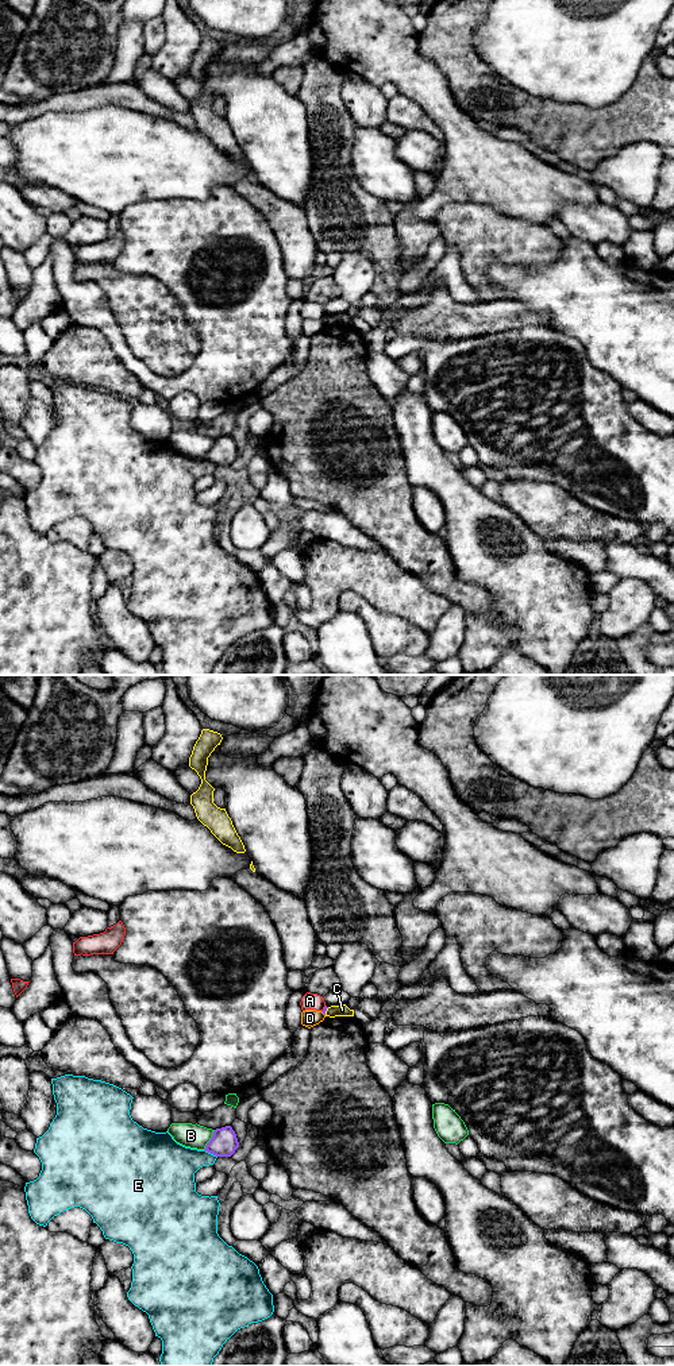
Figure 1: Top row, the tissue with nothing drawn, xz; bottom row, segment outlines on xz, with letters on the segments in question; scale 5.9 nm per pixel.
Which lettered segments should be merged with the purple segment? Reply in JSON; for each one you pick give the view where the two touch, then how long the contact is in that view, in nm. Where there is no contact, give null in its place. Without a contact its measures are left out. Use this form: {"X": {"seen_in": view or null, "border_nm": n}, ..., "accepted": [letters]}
{"accepted": []}

